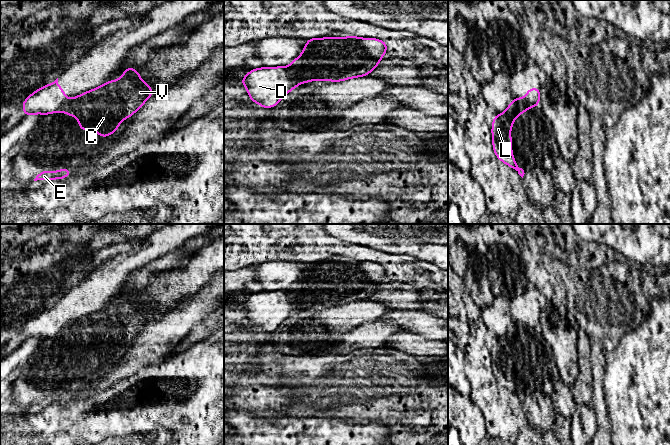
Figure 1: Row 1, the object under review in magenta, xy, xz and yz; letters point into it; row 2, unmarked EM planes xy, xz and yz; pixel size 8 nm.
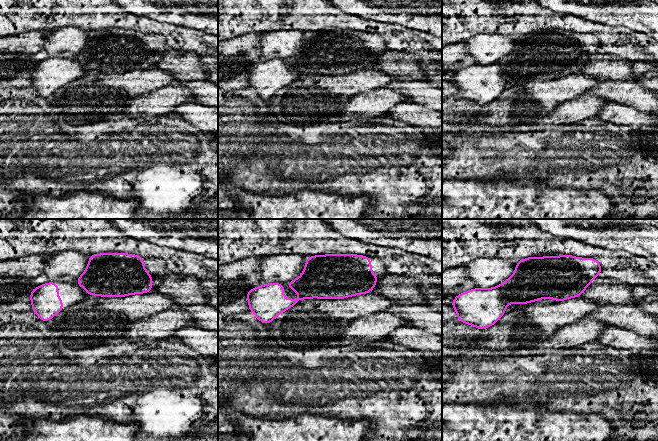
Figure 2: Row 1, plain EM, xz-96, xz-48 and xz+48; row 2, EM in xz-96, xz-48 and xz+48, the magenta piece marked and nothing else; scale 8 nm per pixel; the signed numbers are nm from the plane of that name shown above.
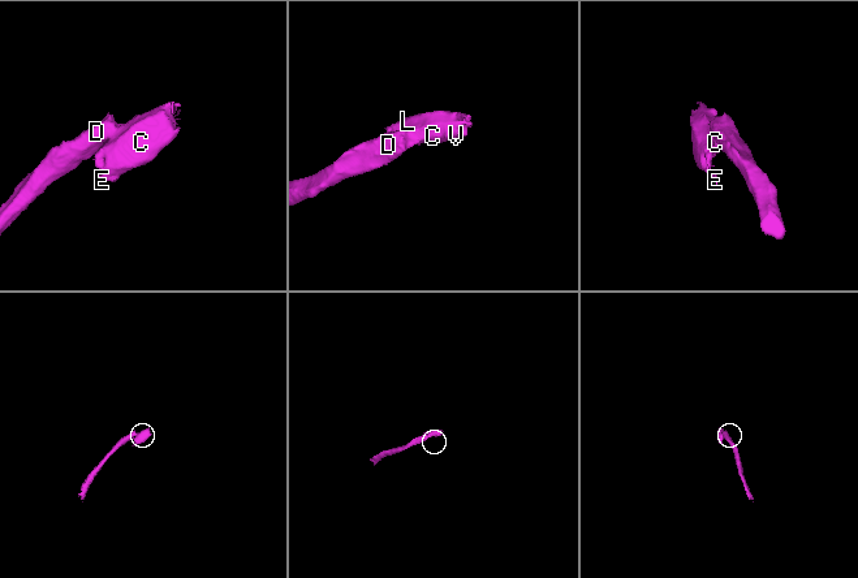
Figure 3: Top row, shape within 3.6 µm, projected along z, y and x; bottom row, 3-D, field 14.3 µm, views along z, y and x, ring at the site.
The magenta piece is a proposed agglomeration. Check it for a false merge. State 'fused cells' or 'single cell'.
fused cells

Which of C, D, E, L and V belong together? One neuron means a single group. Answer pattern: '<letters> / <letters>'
C E L V / D

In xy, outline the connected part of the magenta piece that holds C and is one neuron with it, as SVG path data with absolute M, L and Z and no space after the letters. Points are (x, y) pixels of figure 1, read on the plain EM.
M125 292L119 304L67 323L58 336L76 340L81 355L97 354L99 361L116 356L120 346L131 341L151 322L153 312L141 304L135 292Z

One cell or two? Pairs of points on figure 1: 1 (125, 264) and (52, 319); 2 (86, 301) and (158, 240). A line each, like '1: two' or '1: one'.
1: one
2: one

